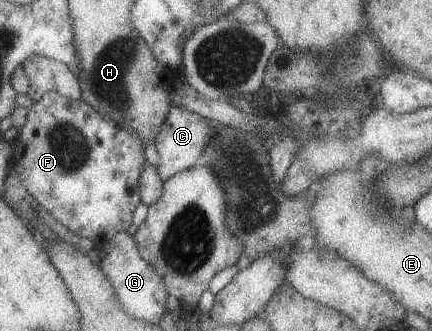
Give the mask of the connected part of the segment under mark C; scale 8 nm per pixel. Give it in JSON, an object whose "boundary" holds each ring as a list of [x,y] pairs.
{"boundary":[[[172,104],[166,114],[165,121],[161,126],[161,131],[155,137],[154,145],[158,155],[157,166],[154,167],[162,182],[169,179],[171,175],[179,173],[189,167],[200,163],[204,150],[209,143],[209,139],[215,135],[215,123],[203,119],[196,113],[191,113],[185,107]]]}

